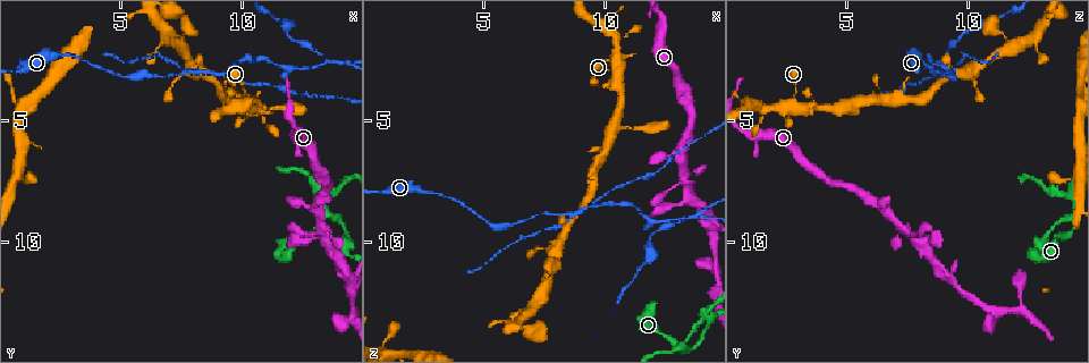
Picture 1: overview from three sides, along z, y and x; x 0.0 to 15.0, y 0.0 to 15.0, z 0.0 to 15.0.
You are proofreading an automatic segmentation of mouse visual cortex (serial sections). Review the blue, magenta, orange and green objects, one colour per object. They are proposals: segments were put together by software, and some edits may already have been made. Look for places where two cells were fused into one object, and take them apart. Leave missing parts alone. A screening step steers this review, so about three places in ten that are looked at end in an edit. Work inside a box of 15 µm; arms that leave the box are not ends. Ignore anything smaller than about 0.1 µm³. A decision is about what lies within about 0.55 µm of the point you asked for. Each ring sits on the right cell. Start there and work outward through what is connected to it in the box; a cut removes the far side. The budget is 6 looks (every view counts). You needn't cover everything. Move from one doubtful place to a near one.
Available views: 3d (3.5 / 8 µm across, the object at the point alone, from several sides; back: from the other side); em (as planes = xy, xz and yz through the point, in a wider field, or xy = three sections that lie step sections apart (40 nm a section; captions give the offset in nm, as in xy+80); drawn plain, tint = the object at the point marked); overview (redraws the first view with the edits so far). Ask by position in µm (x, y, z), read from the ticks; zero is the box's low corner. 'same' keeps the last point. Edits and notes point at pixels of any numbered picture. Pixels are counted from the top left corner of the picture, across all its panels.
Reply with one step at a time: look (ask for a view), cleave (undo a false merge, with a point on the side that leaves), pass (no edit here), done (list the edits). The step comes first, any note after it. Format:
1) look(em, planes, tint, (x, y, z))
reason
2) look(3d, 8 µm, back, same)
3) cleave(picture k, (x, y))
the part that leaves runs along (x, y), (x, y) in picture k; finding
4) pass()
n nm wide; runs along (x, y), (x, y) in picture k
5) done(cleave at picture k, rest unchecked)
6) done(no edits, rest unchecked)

look(3d, 3.5 µm, (13.3, 8.2, 14.3))
three-way junction

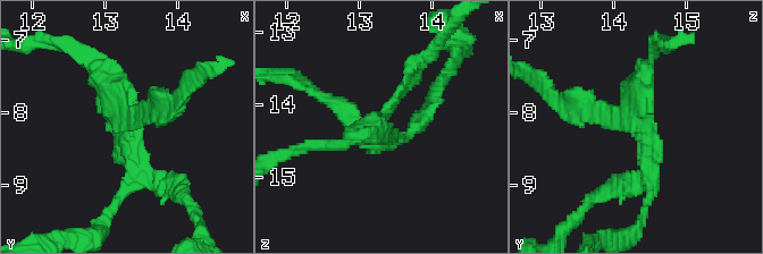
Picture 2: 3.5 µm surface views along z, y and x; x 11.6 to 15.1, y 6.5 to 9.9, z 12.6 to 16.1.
look(em, xy, step 3, tint, (13.30, 8.15, 14.30))
3 arms; arms of 200, 250, 300 nm

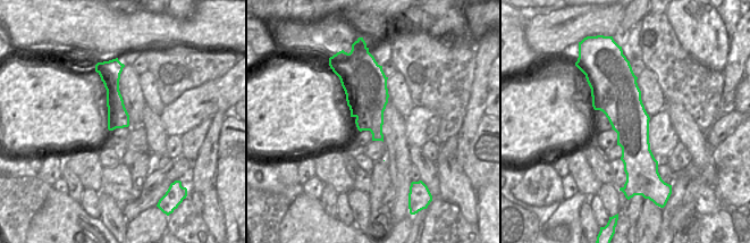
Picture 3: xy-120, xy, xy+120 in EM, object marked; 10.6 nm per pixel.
cleave(picture 2, (594, 120))
the part that leaves runs along (627, 121), (603, 121), (551, 94) in picture 2; two cells meet here

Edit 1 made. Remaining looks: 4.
look(overview)

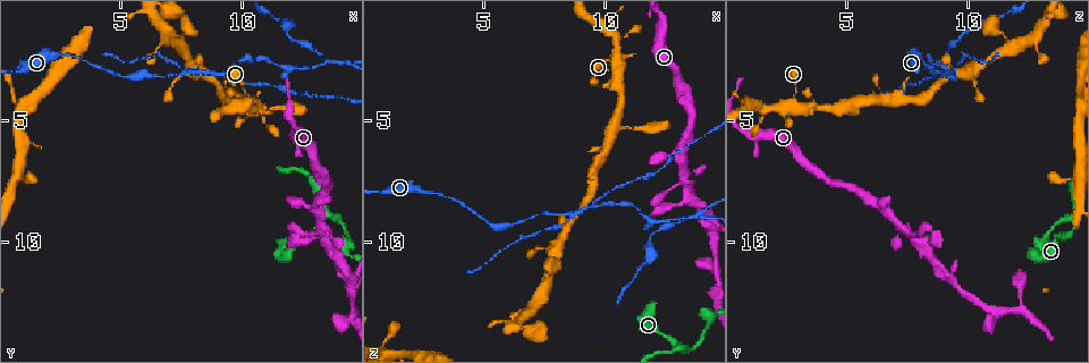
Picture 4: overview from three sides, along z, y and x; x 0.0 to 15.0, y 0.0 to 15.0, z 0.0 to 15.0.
look(3d, 3.5 µm, (14.3, 13.3, 10.9))
abrupt turn

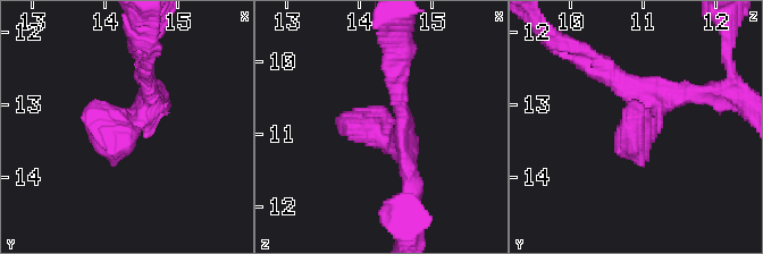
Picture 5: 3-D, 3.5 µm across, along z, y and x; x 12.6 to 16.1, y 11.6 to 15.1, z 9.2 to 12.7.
look(em, xy, step 5, tint, (14.30, 13.35, 11.00))
now the EM

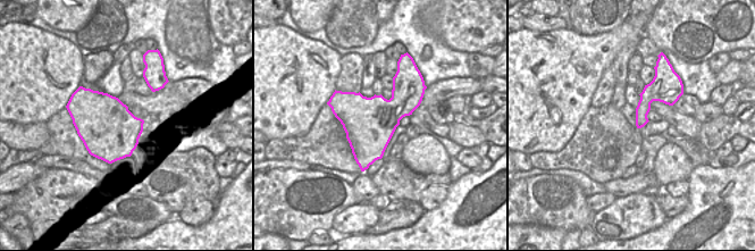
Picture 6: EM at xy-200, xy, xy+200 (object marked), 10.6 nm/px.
pass()
runs along (147, 76), (122, 132), (83, 121) in picture 5; continuous, no second cell

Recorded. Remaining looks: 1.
done(cleave at picture 2, rest unchecked)

